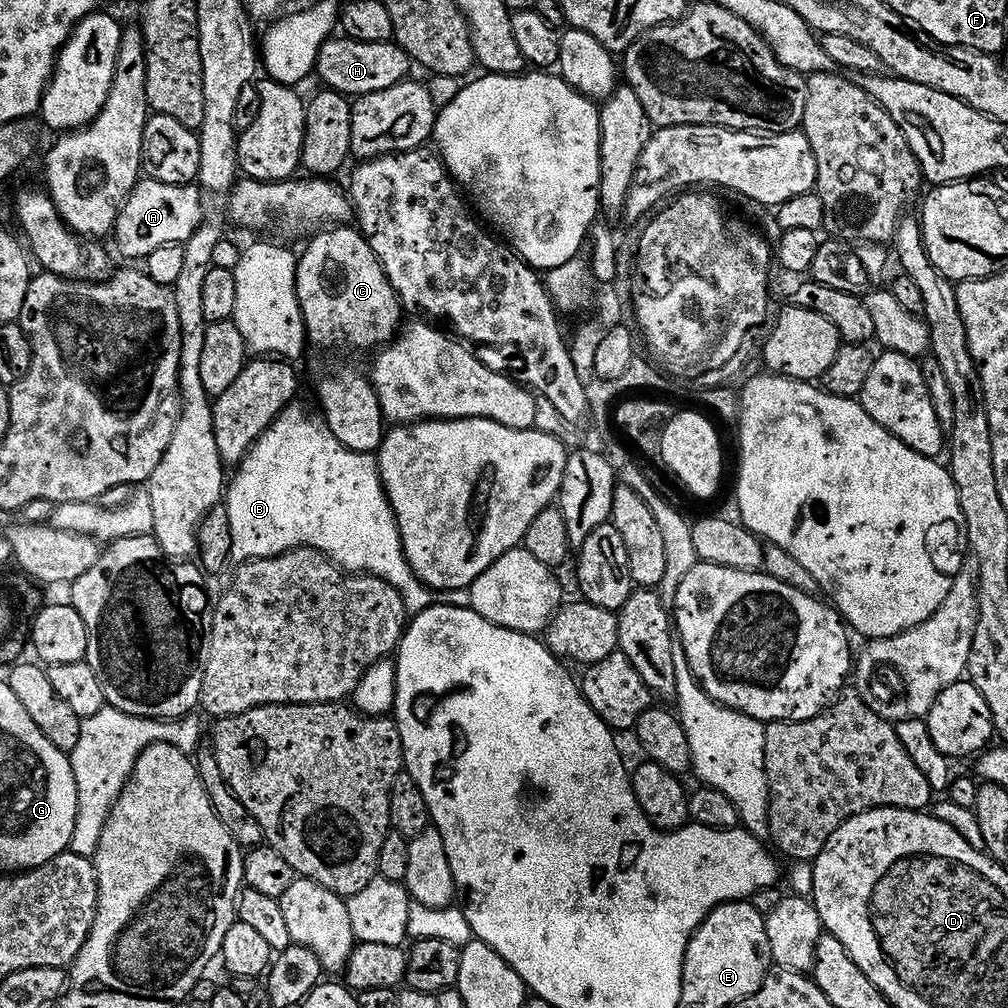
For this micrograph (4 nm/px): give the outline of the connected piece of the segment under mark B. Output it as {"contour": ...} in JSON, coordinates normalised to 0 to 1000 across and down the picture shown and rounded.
{"contour":[[[287,403],[275,413],[269,425],[249,441],[248,447],[239,455],[233,465],[234,473],[229,473],[224,484],[224,503],[227,510],[228,526],[230,527],[231,540],[229,555],[234,558],[245,558],[248,556],[263,556],[269,552],[279,552],[290,544],[314,544],[322,552],[328,554],[334,561],[340,562],[349,569],[364,569],[369,573],[379,573],[387,581],[396,583],[403,588],[403,599],[406,604],[416,604],[422,598],[421,591],[416,587],[419,583],[418,576],[414,574],[408,563],[405,562],[405,555],[401,552],[401,535],[397,532],[397,522],[393,515],[393,509],[389,506],[389,498],[385,495],[385,489],[381,478],[377,474],[375,460],[368,451],[349,448],[346,444],[338,441],[330,431],[328,425],[313,421],[310,417],[302,414],[302,409],[295,403]]]}

